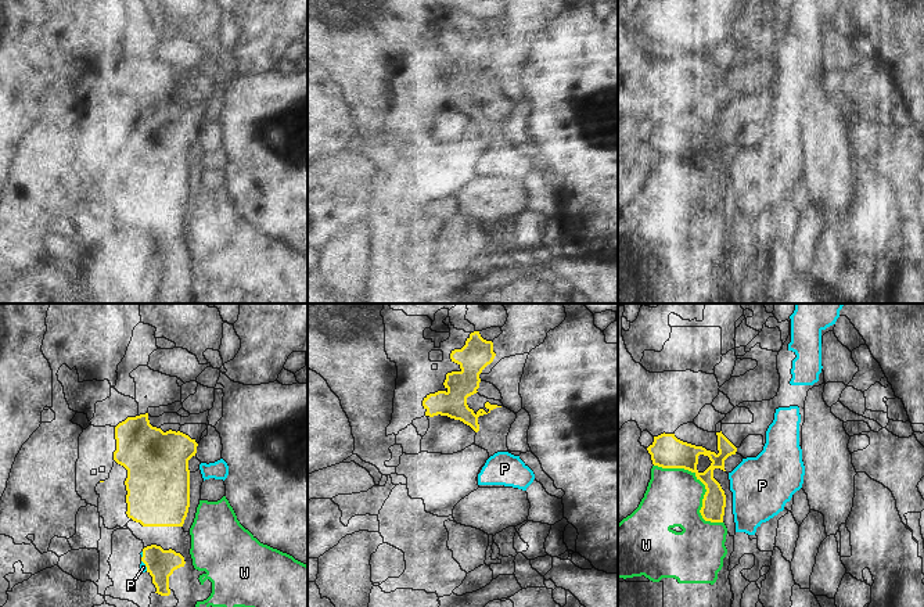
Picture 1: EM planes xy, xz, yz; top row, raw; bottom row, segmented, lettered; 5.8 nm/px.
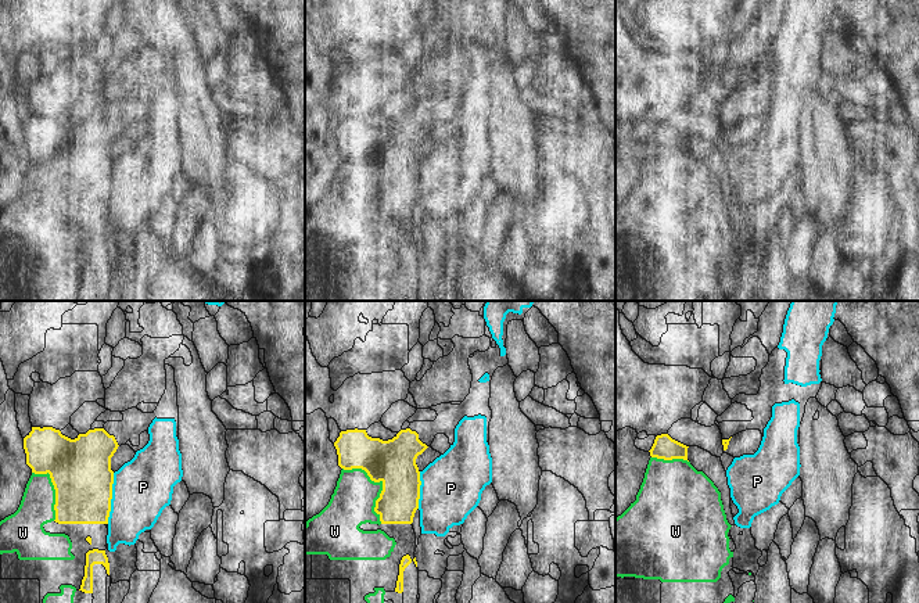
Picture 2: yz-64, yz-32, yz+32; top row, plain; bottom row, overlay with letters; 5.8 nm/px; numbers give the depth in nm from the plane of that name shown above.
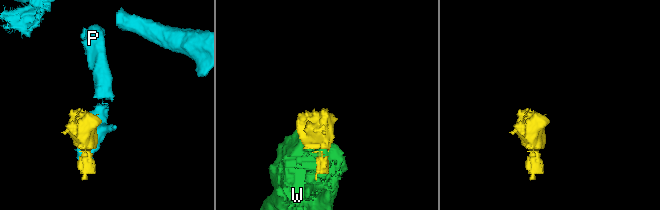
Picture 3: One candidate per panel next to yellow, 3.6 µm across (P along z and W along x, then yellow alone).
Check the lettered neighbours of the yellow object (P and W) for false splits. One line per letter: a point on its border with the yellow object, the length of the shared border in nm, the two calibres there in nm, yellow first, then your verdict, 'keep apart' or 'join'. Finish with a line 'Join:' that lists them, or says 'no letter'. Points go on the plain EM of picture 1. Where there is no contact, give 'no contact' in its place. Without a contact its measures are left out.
P: xy (146, 255) | 70 nm | 170/40 nm | keep apart
W: yz (704, 173) | 500 nm | 180/340 nm | keep apart
Join: no letter

